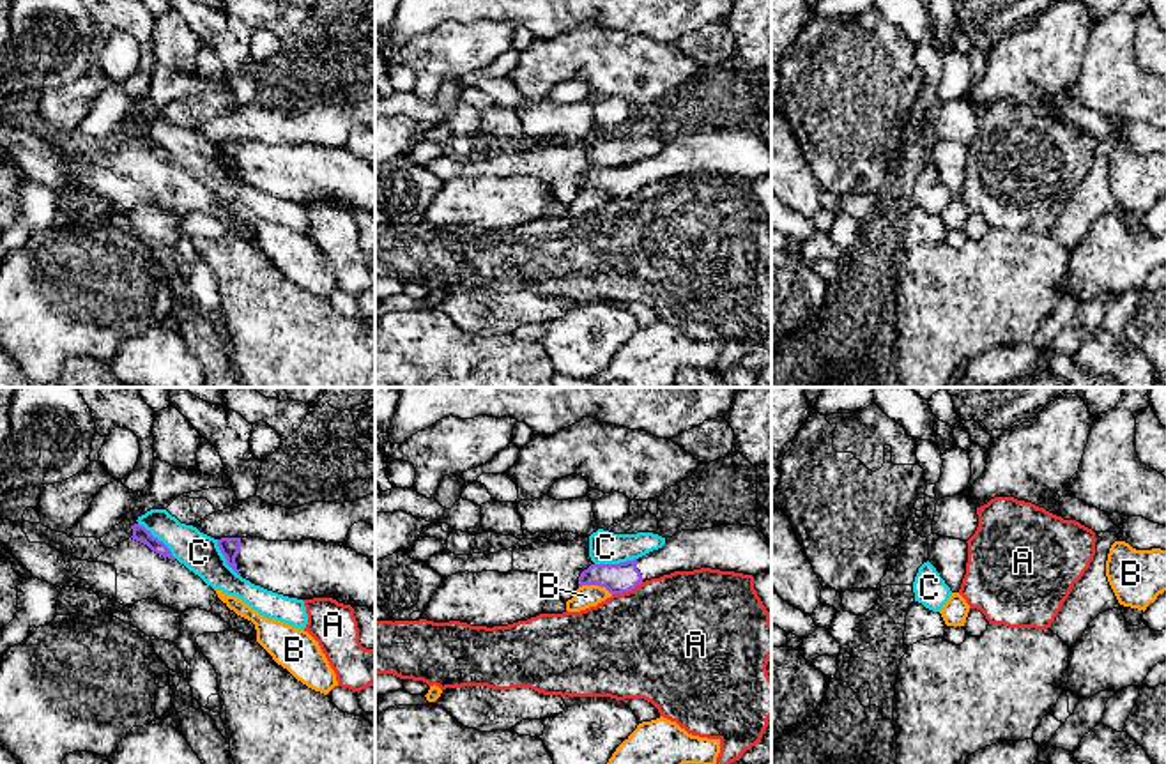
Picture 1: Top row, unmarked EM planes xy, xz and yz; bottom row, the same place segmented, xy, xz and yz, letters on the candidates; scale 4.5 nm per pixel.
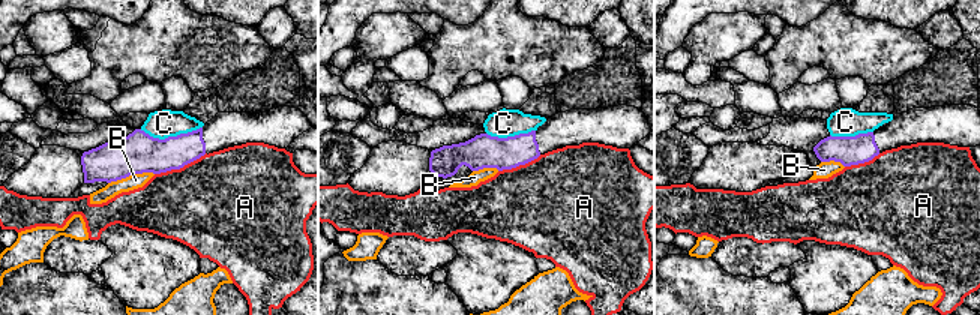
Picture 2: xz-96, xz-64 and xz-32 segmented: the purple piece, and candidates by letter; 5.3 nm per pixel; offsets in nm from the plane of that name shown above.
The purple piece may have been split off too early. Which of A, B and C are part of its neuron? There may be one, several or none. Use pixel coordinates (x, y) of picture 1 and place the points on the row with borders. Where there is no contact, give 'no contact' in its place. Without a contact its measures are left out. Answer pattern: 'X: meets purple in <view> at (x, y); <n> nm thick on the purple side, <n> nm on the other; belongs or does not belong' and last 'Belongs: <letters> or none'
A: meets purple in xz at (627, 591); 140 nm thick on the purple side, 500 nm on the other; does not belong
B: meets purple in xz at (595, 584); 140 nm thick on the purple side, 100 nm on the other; does not belong
C: meets purple in xy at (156, 538); 70 nm thick on the purple side, 180 nm on the other; does not belong
Belongs: none

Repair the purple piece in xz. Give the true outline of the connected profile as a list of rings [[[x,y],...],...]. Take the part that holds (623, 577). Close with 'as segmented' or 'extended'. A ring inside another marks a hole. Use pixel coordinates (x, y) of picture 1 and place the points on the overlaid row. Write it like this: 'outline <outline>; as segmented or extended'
outline [[[720,525],[681,531],[665,545],[639,559],[619,564],[591,564],[579,577],[579,587],[600,585],[610,594],[623,594],[639,584],[671,575],[711,568],[743,575],[771,573],[771,543],[748,525]]]; extended

